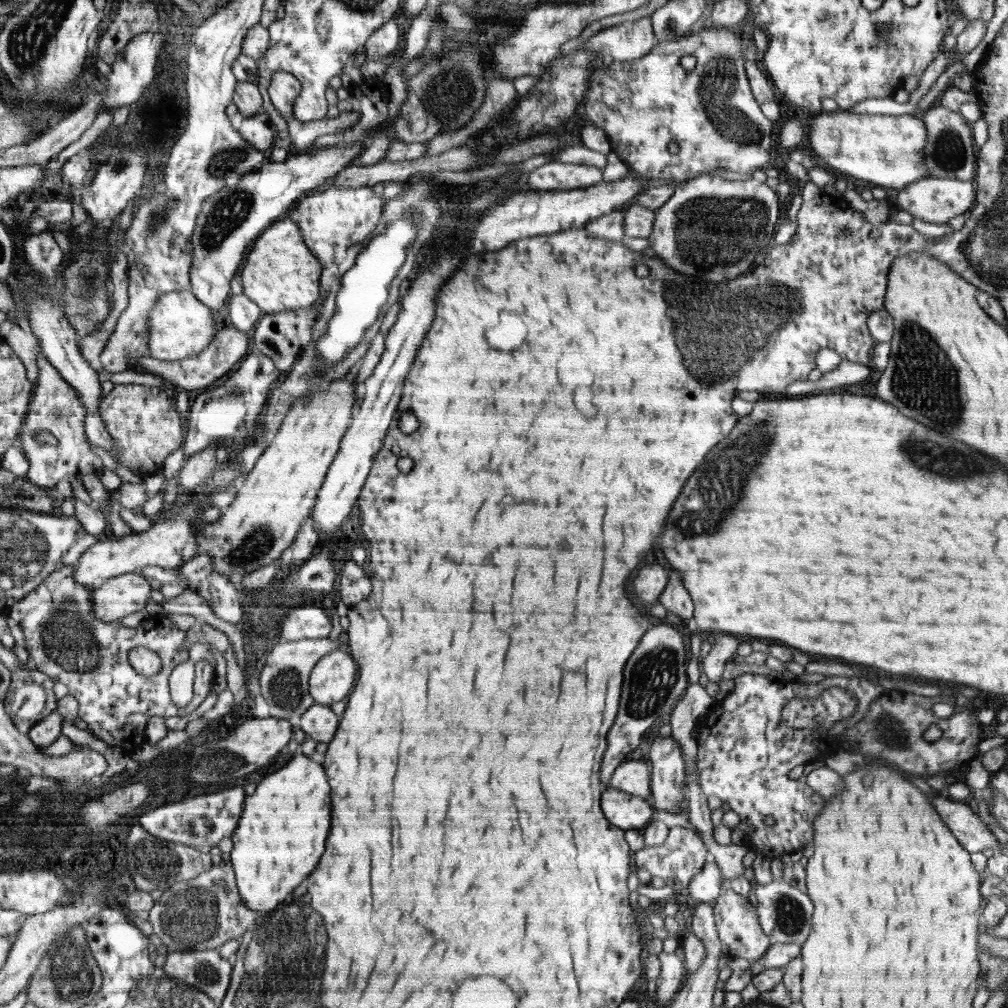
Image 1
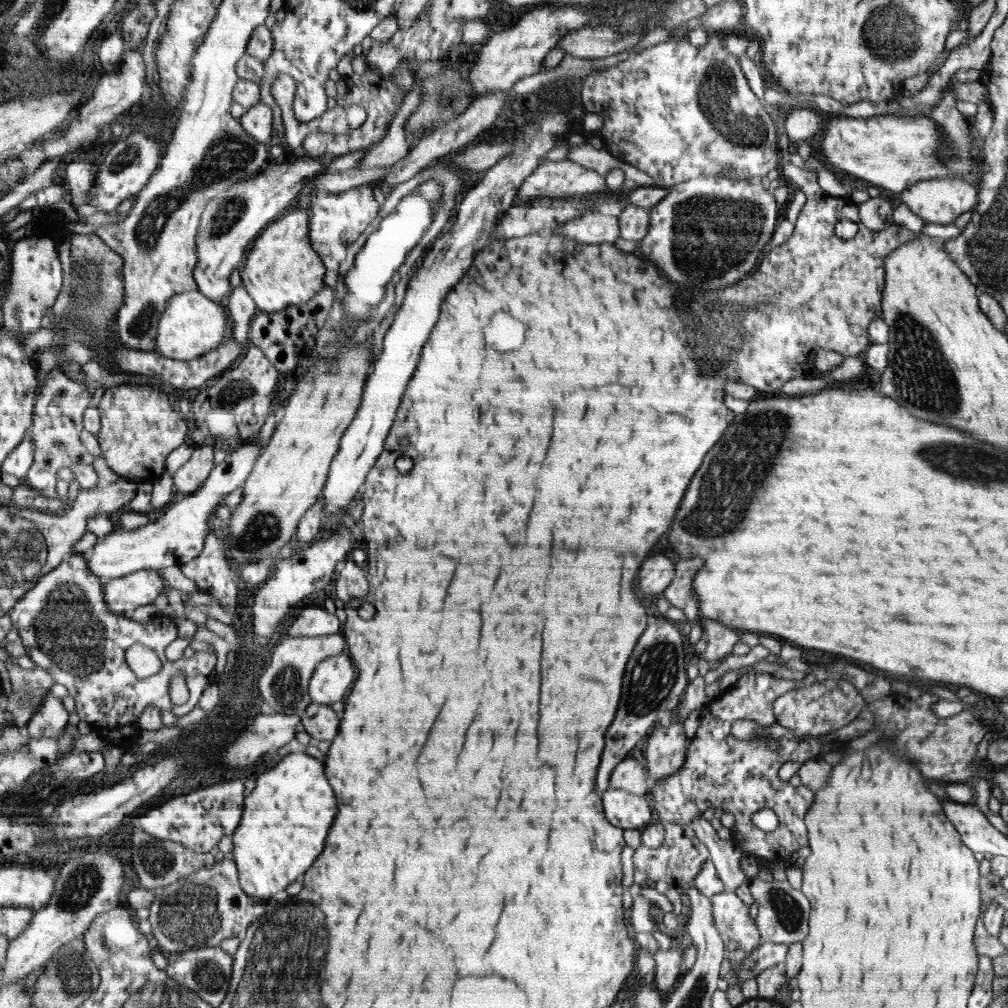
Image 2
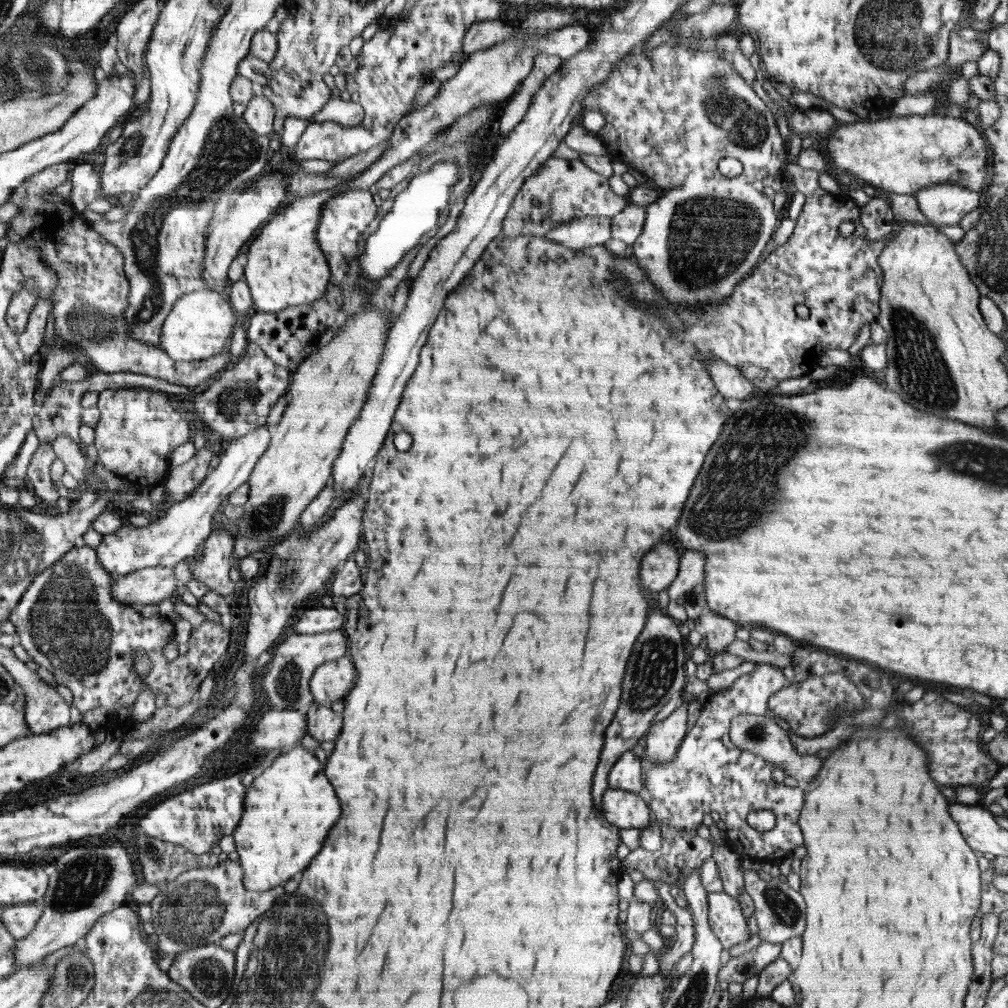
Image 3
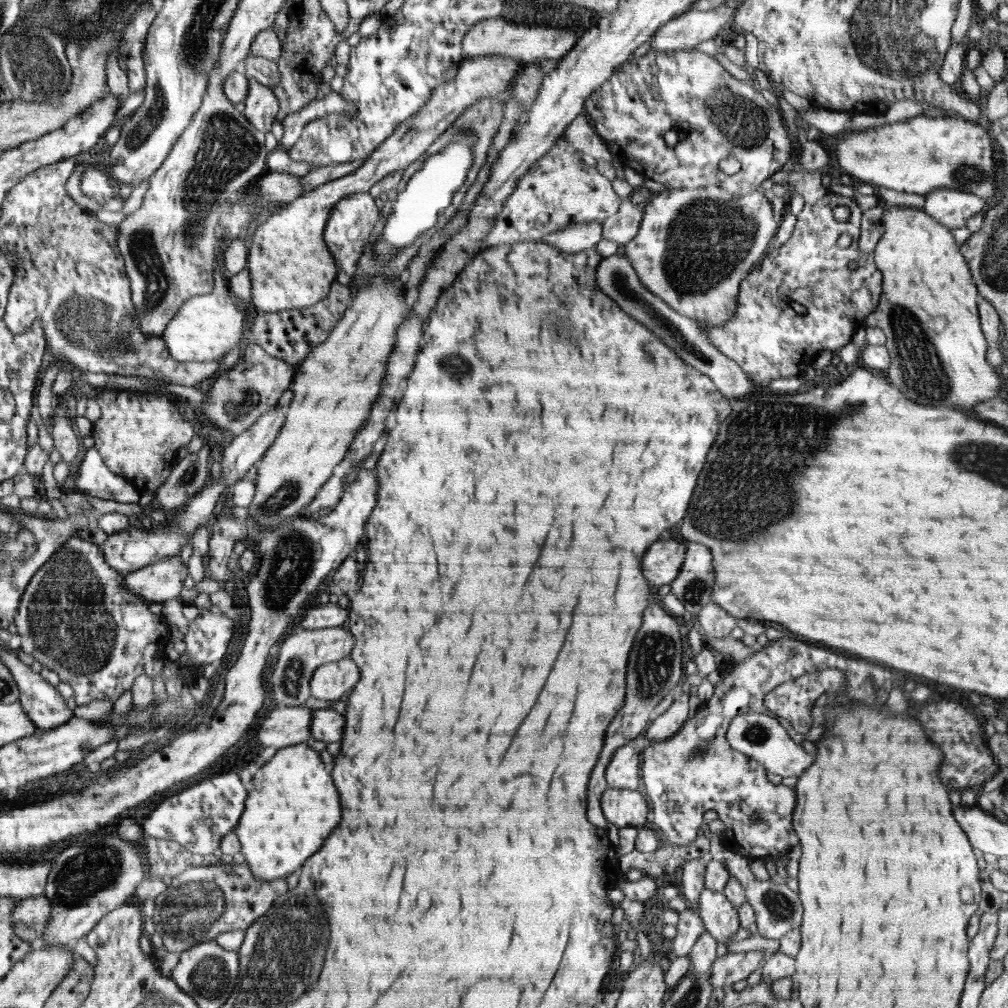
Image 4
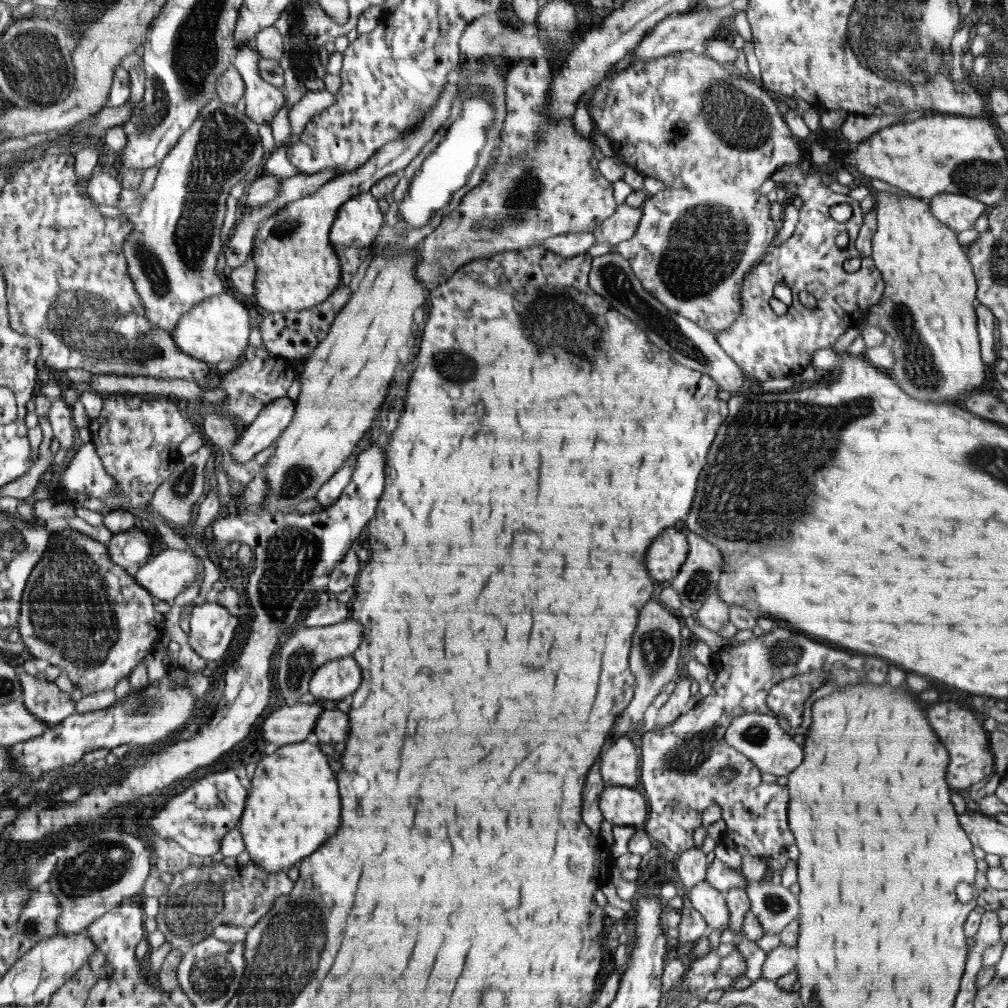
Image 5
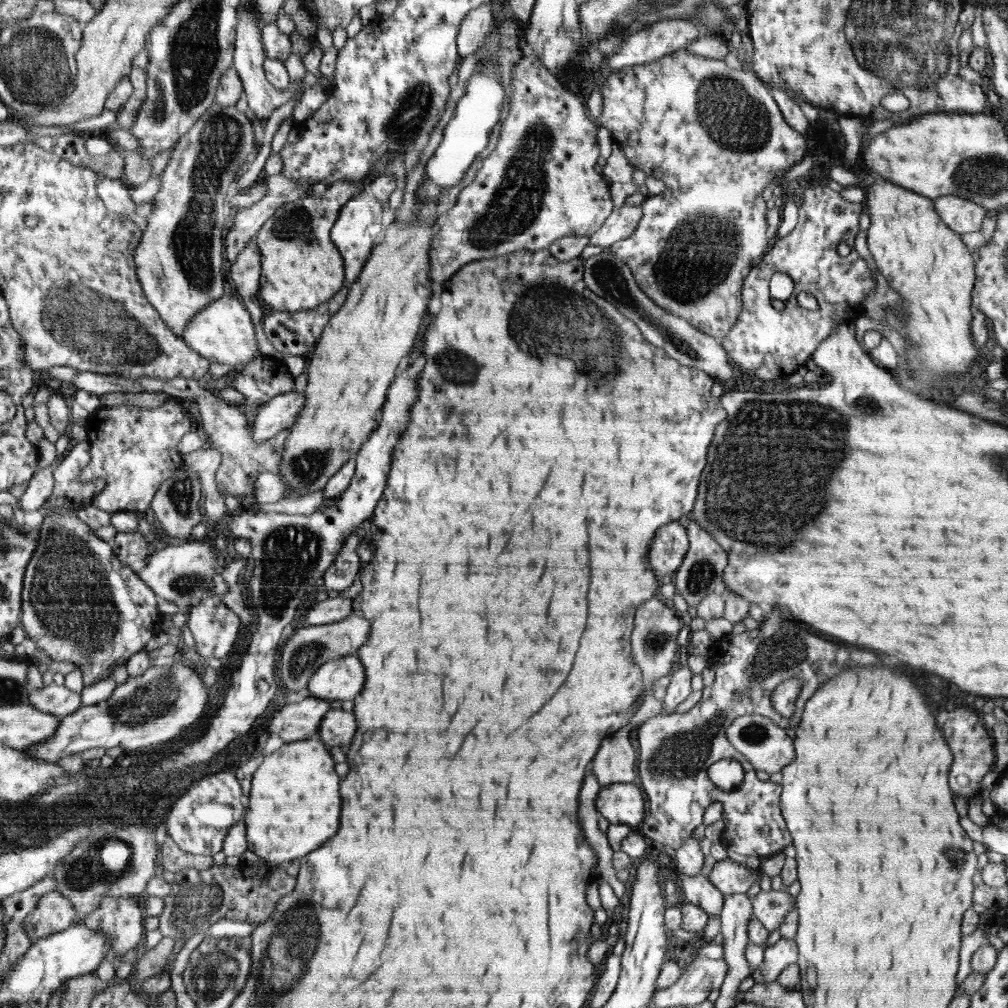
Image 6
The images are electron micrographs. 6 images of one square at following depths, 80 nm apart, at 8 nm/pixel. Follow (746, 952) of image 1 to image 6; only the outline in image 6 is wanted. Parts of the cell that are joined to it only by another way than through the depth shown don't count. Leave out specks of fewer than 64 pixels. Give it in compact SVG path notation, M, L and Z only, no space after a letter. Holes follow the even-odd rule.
M698 873L694 876L680 874L680 877L682 880L682 892L684 892L688 903L699 906L709 916L721 913L724 894L709 881L708 876Z

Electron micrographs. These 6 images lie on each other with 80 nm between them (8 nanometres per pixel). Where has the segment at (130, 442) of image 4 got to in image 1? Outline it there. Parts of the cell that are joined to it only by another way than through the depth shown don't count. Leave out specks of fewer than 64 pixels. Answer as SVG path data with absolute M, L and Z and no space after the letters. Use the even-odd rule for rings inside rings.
M115 384L99 406L99 415L113 442L111 456L120 467L144 474L160 472L168 456L182 447L185 440L180 413L172 408L162 387L138 384Z

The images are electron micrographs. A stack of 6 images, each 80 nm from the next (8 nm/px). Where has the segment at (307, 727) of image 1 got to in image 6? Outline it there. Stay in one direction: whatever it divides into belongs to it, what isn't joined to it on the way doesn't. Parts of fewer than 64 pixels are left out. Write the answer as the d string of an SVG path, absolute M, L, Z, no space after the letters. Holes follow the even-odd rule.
M330 709L326 717L320 723L318 733L325 745L329 747L340 744L350 744L354 738L354 732L358 732L359 724L353 713L345 712L343 709Z

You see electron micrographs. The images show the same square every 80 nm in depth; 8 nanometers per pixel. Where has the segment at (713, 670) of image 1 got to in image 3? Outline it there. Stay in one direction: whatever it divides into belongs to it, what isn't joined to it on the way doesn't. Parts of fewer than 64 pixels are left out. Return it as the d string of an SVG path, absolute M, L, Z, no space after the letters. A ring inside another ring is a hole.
M710 608L702 611L697 624L706 637L707 652L709 654L726 652L726 647L736 638L737 622L724 618Z

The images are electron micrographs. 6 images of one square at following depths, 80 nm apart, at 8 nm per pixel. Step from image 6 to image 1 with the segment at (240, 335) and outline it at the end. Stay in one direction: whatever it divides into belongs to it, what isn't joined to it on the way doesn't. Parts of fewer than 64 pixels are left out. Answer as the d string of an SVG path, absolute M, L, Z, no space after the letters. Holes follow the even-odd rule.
M191 290L163 294L148 315L149 351L154 358L179 361L203 352L216 337L216 326L208 305L199 301Z

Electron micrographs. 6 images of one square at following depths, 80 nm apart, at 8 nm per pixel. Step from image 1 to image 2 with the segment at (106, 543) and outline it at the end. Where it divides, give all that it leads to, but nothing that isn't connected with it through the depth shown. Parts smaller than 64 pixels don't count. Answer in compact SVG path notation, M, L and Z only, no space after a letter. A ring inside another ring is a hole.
M250 437L237 446L225 460L214 466L202 486L189 495L179 497L170 508L165 509L160 518L152 518L148 524L135 529L113 530L99 538L90 558L89 571L106 583L111 578L120 578L142 570L181 567L196 558L203 549L209 535L208 522L214 518L214 508L218 507L227 494L242 486L253 469L260 450L261 438Z

